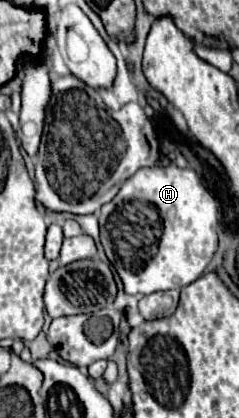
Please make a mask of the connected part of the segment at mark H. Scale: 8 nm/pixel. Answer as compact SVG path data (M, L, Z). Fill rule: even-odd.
M170 163L168 167L148 167L148 169L140 169L136 171L124 185L122 189L118 191L118 195L106 203L102 209L100 209L100 243L104 247L104 253L106 257L110 259L110 263L114 265L114 269L118 271L122 283L124 283L124 291L130 293L130 295L150 295L150 293L156 293L156 291L166 291L166 289L182 289L186 285L190 285L192 281L196 281L202 271L206 269L206 265L210 263L212 255L216 253L216 247L218 247L218 235L216 235L216 225L218 225L218 203L216 199L208 193L208 189L200 183L198 175L194 173L194 169L180 169L176 167L174 163Z

